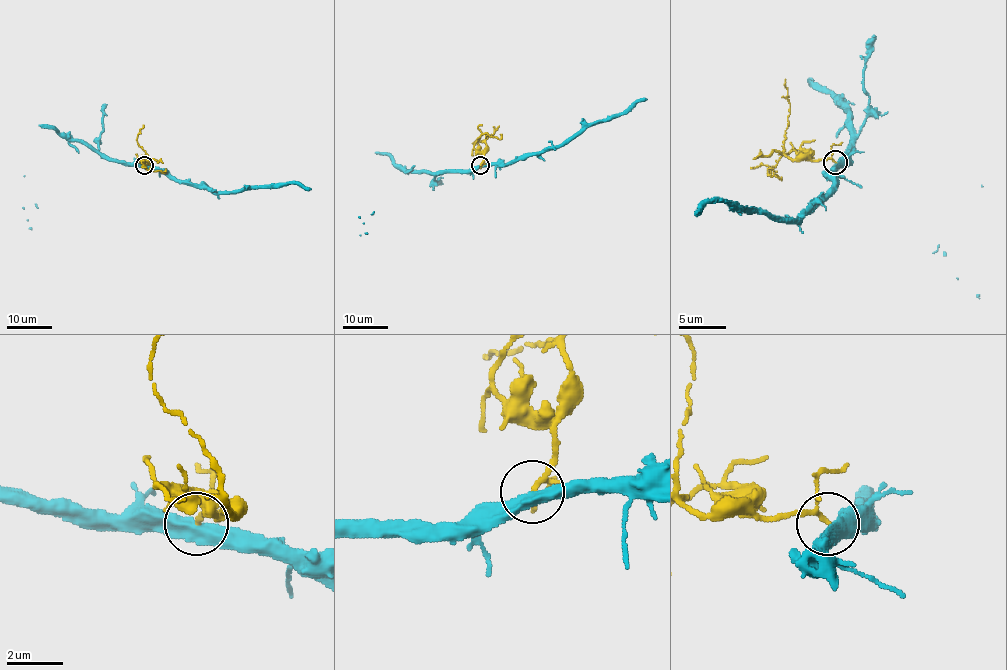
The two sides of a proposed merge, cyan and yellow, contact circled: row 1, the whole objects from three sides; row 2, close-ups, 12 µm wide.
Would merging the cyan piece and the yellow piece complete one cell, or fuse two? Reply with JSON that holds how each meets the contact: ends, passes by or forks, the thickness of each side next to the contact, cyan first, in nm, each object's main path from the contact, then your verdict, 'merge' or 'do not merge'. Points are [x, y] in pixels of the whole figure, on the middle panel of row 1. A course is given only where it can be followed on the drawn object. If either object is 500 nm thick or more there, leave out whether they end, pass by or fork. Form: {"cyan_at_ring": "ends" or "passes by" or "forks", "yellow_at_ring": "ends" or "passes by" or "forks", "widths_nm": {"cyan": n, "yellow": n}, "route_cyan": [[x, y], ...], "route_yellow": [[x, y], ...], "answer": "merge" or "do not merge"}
{"cyan_at_ring": "passes by", "yellow_at_ring": "passes by", "widths_nm": {"cyan": 480, "yellow": 130}, "route_cyan": [[480, 165], [506, 165], [530, 154], [541, 154], [558, 147], [593, 124], [626, 112], [636, 102], [646, 99]], "route_yellow": [[480, 165], [484, 155], [474, 147], [476, 141], [485, 133], [499, 138], [502, 135]], "answer": "do not merge"}

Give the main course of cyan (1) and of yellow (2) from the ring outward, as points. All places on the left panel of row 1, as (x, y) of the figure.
1: (144, 165), (165, 169), (177, 180), (222, 192), (275, 188), (290, 183), (310, 189)
2: (144, 165), (148, 164), (138, 159), (149, 170), (163, 172), (166, 168)

